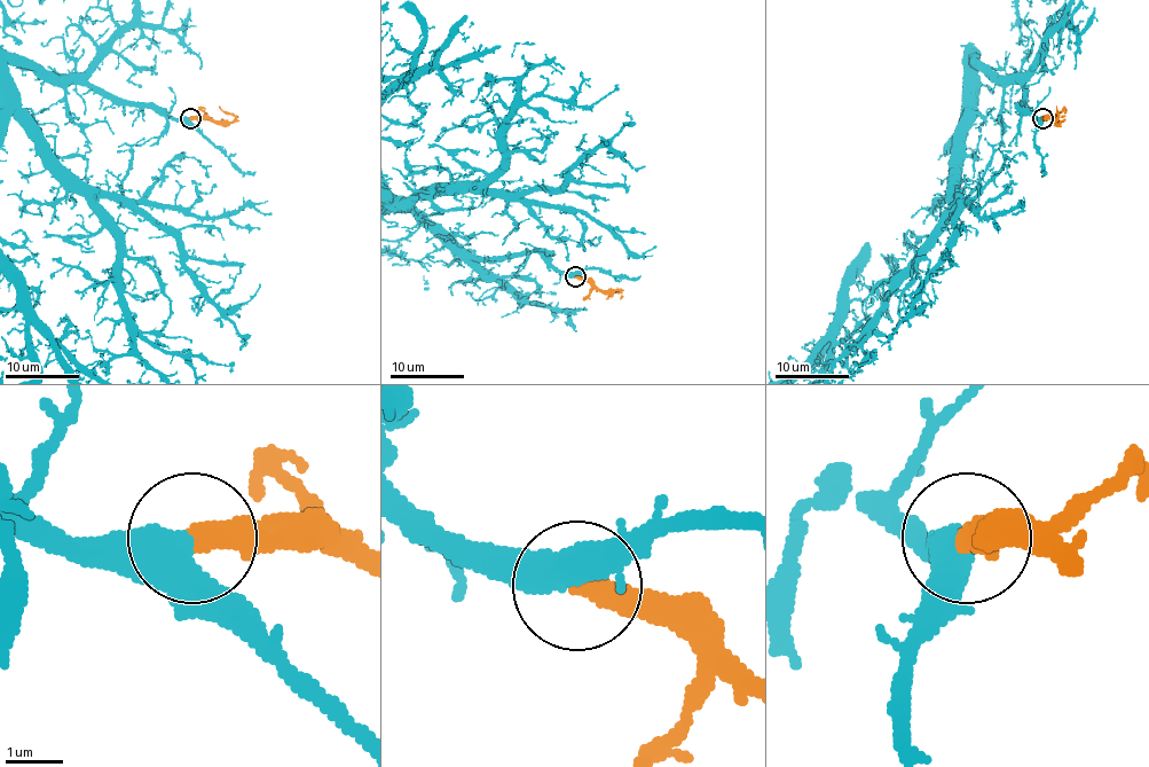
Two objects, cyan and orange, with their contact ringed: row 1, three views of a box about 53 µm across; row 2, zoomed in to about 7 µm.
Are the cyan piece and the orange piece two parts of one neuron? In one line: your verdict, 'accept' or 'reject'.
accept

